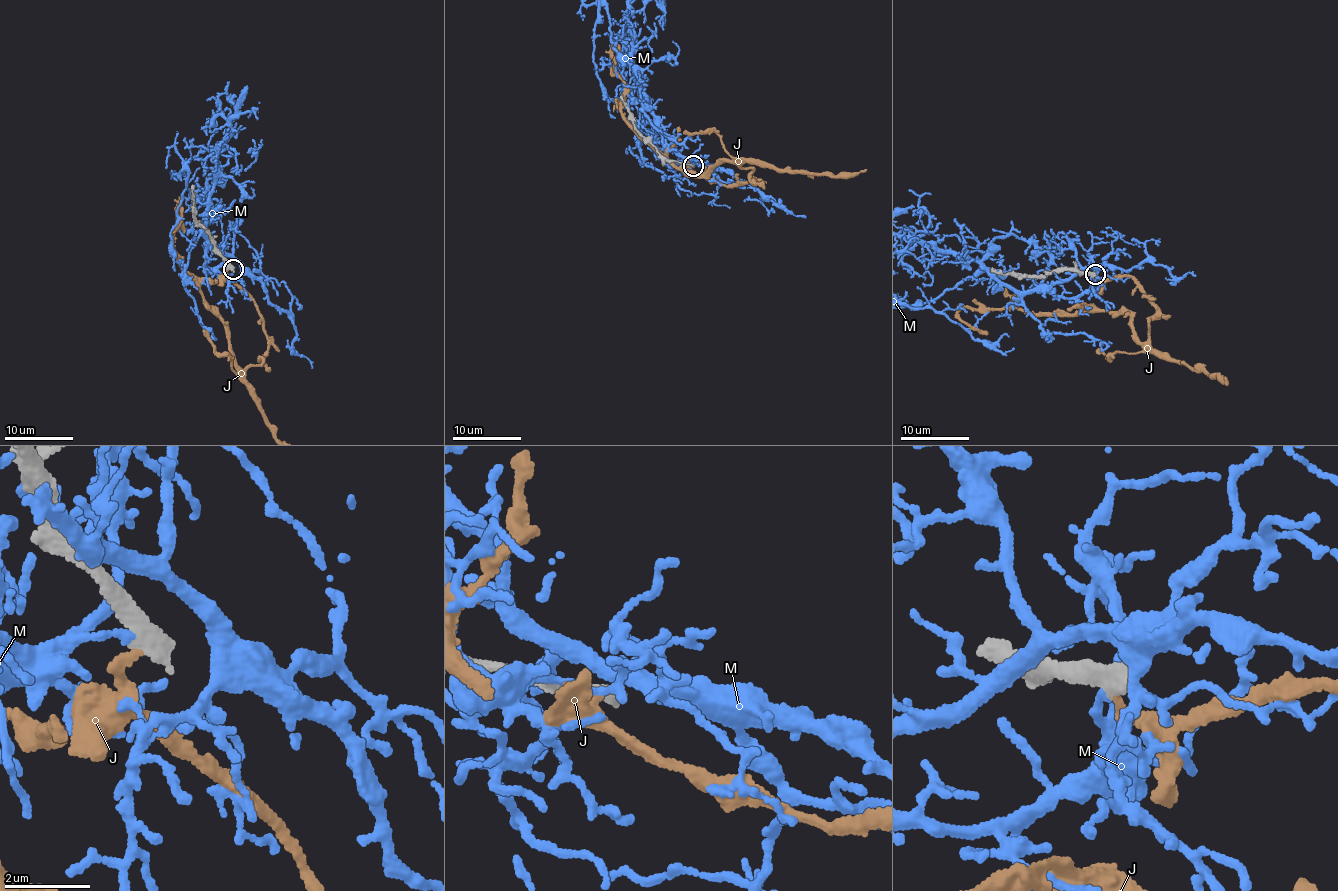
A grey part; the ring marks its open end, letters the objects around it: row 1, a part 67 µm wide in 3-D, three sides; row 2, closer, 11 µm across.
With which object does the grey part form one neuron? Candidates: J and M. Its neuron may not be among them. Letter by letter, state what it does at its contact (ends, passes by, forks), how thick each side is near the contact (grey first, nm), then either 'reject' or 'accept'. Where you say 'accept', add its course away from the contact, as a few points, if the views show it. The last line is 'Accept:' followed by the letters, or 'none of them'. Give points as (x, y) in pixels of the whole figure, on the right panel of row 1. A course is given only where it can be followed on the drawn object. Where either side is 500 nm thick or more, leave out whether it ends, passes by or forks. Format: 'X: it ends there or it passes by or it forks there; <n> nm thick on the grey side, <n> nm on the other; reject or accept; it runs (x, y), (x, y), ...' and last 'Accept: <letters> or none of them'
J: it ends there; 360 nm thick on the grey side, 240 nm on the other; reject
M: it ends there; 380 nm thick on the grey side, 200 nm on the other; reject
Accept: none of them

